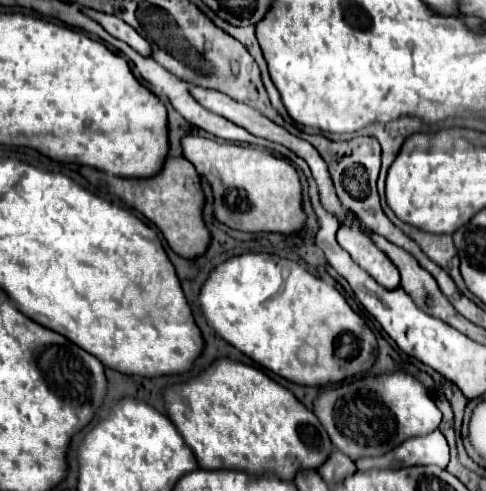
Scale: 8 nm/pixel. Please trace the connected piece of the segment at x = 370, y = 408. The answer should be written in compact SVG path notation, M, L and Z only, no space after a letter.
M399 371L351 379L337 389L327 389L315 399L313 411L327 429L333 445L353 461L359 457L381 457L405 439L435 431L441 423L441 411L427 395L427 389L411 375Z

